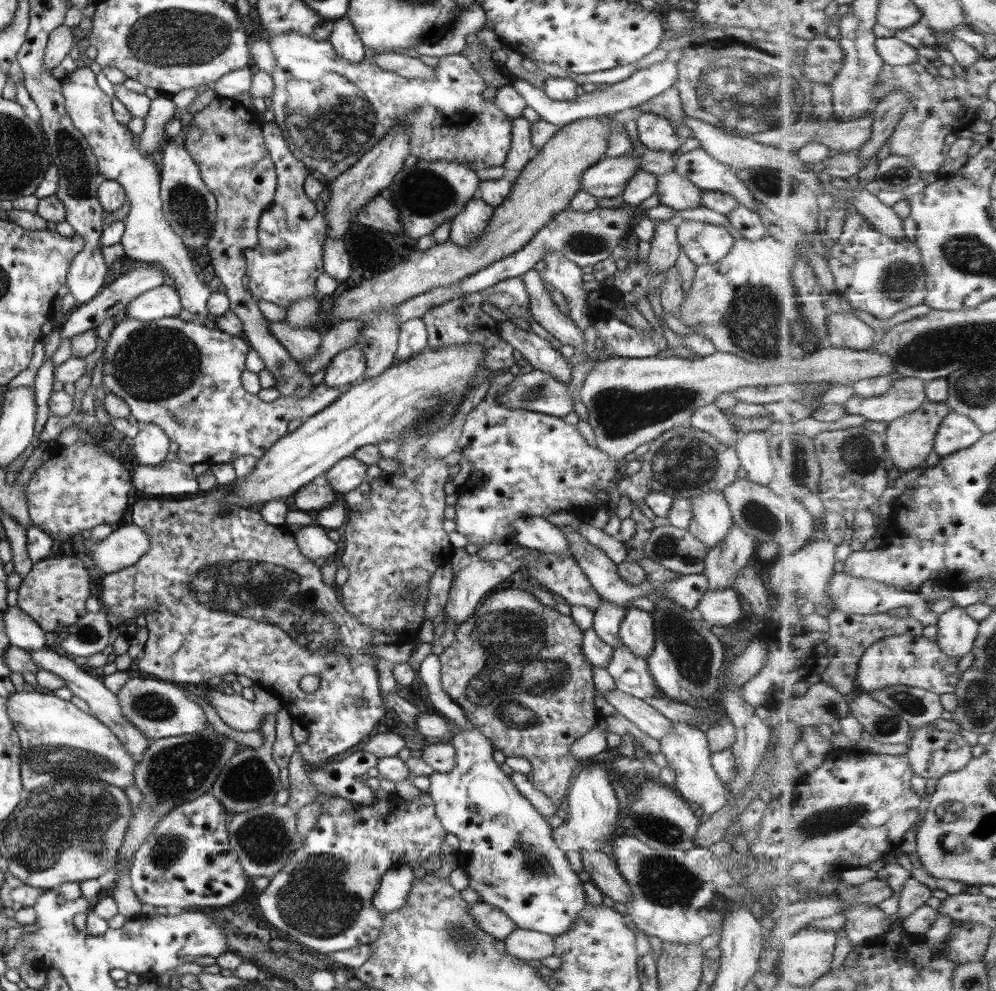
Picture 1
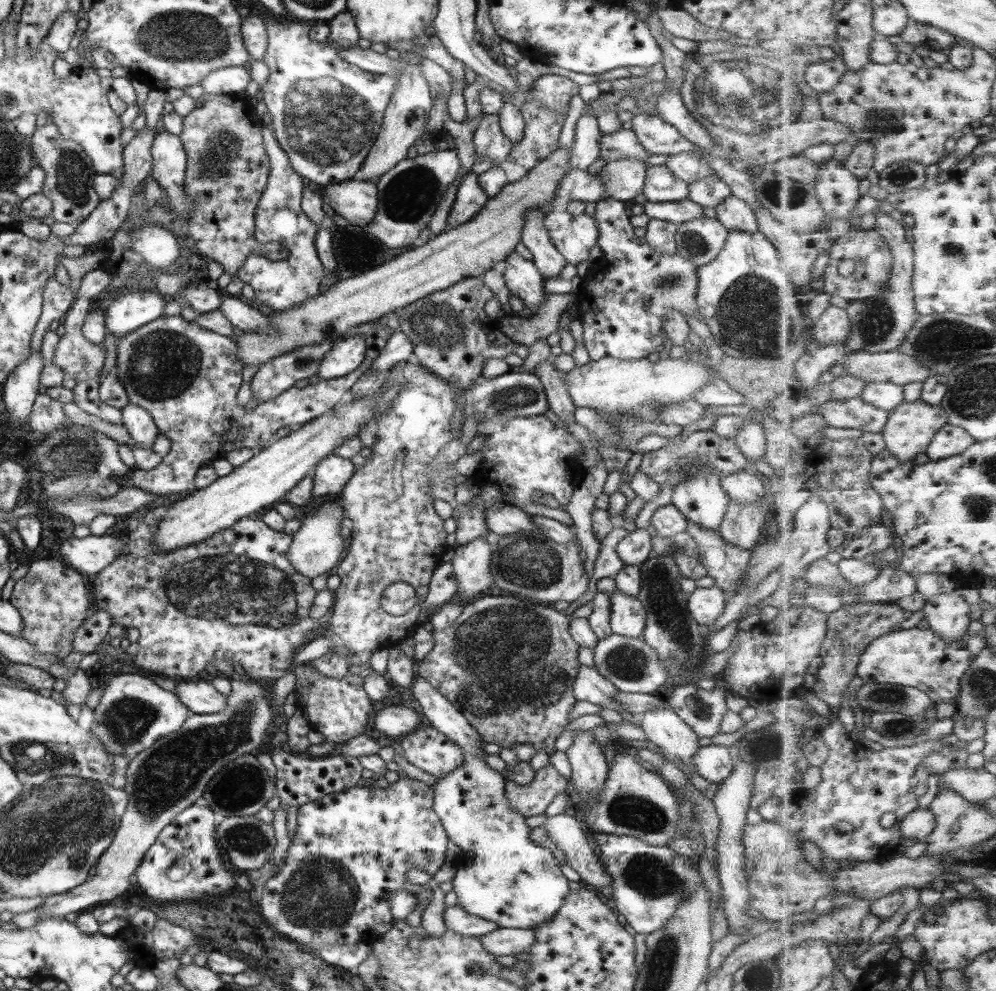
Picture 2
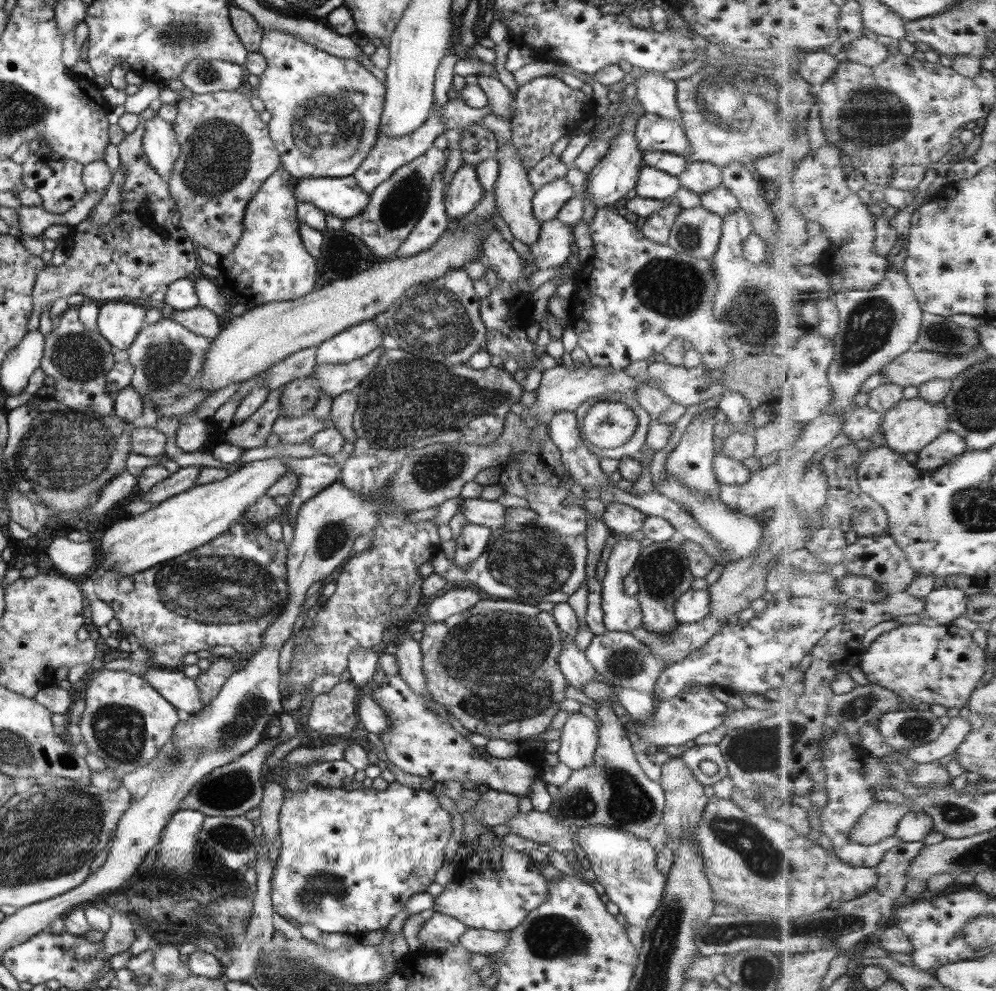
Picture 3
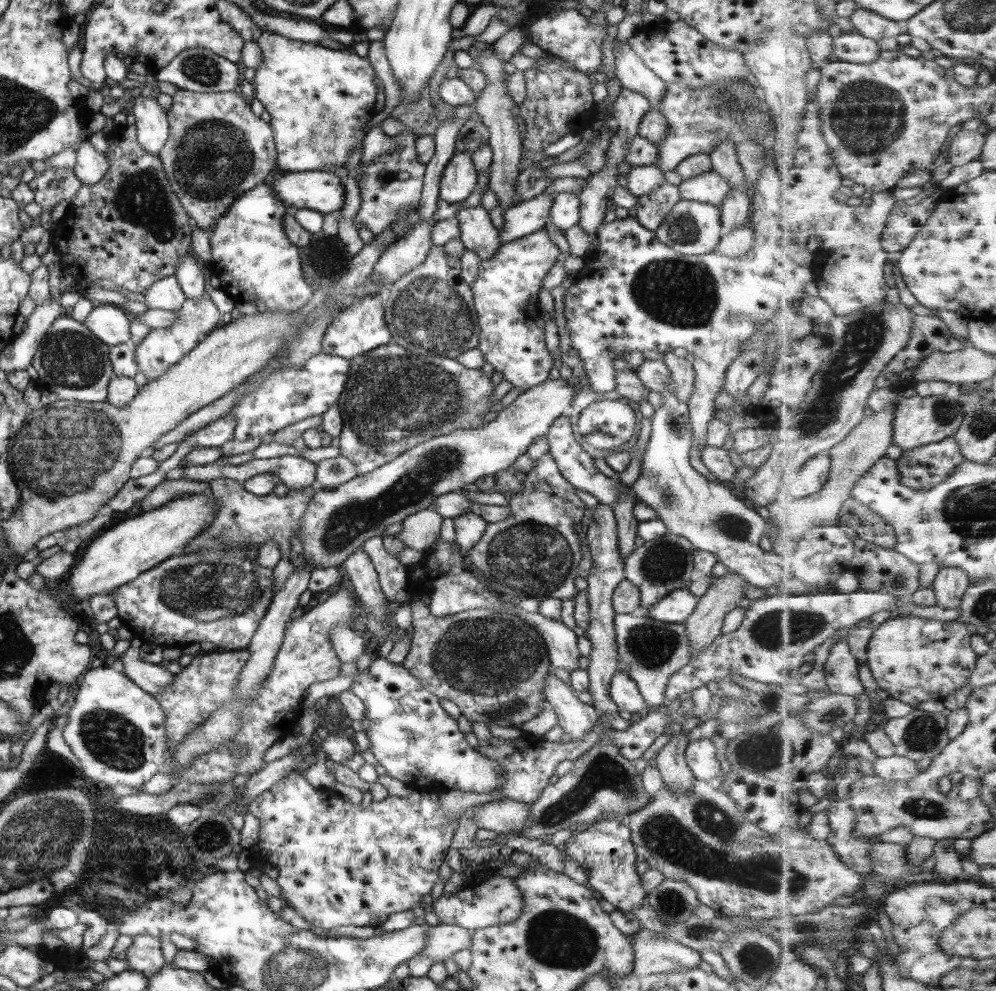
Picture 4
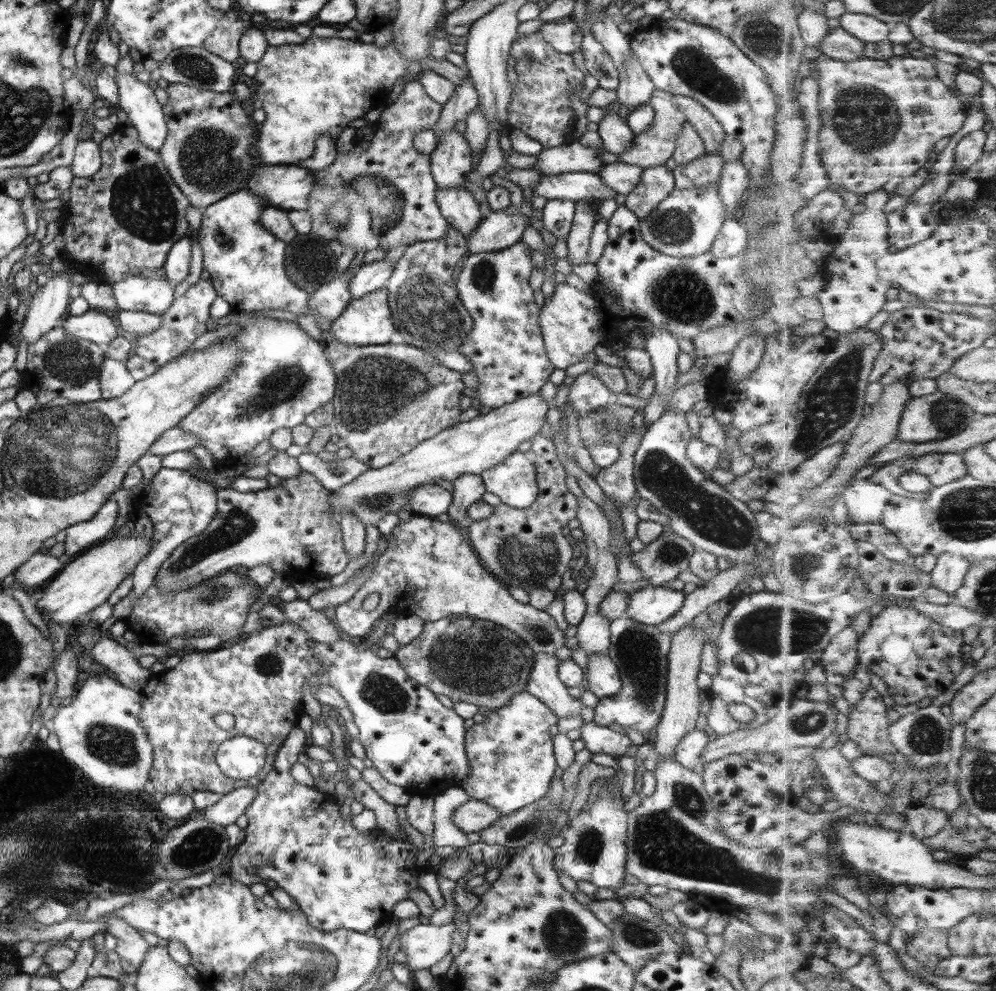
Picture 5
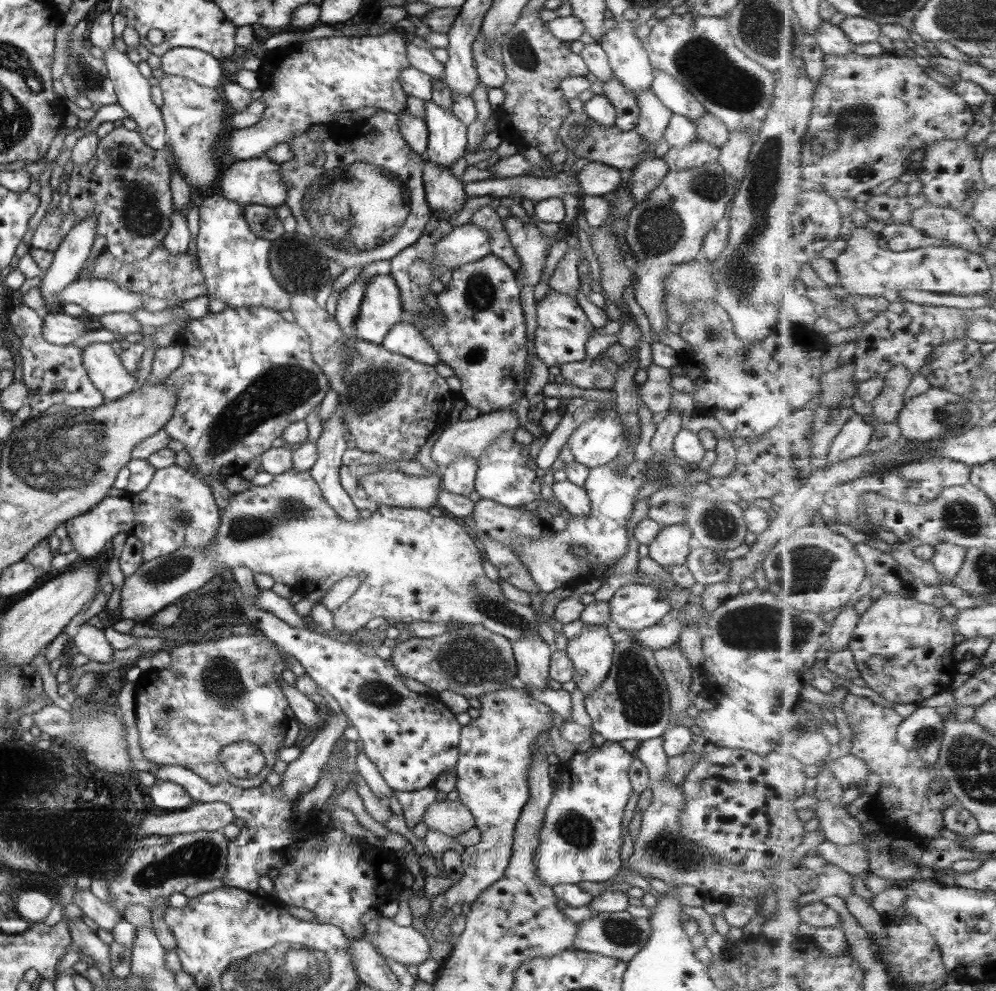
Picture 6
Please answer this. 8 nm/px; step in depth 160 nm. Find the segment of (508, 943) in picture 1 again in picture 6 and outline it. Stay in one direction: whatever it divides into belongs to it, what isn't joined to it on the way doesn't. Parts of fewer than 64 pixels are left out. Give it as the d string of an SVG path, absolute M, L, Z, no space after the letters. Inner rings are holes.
M389 917L377 919L377 932L372 938L374 949L385 959L403 965L419 965L429 958L427 941L413 927L398 926Z

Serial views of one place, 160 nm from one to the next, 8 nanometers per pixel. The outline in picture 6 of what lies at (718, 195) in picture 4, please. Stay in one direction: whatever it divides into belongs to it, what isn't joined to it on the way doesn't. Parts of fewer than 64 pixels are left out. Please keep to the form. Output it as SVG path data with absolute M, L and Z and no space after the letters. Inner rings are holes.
M695 138L682 147L668 148L660 159L668 170L678 171L707 165L708 162L715 161L718 154L718 148L711 143Z

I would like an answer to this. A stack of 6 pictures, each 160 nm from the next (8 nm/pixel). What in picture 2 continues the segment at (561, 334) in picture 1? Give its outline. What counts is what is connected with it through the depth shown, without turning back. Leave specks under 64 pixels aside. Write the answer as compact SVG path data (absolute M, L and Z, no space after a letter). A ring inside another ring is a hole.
M513 250L505 256L498 269L503 276L505 289L523 303L523 306L531 312L531 317L535 316L537 308L545 300L543 278L535 266Z

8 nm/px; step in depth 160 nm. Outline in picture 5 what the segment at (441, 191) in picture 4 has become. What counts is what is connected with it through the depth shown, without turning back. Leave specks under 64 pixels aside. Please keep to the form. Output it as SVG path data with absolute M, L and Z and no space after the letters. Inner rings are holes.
M449 129L428 155L430 173L437 189L463 187L463 176L471 170L471 150L465 137Z

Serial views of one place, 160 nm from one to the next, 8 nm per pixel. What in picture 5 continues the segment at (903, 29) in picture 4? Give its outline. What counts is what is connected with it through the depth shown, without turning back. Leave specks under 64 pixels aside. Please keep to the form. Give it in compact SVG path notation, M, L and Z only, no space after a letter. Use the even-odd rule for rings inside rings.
M846 12L839 20L841 28L865 43L877 43L887 40L893 26L870 14Z

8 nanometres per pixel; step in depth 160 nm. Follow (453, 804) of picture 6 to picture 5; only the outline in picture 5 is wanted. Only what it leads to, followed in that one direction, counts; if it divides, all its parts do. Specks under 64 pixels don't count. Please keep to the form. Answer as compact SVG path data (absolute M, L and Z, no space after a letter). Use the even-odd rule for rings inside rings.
M472 799L463 802L459 808L455 808L455 814L451 814L451 821L465 836L469 833L479 833L479 830L487 828L499 818L501 815L489 807L489 804Z

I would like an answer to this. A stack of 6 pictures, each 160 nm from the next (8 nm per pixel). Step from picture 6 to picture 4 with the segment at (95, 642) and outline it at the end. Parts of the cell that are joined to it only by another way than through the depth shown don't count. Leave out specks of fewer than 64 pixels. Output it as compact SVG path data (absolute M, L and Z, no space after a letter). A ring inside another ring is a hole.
M133 637L128 648L118 654L118 658L121 662L122 673L143 692L153 696L164 686L169 686L174 675L160 665L139 659L139 646L141 644L142 642L138 638Z

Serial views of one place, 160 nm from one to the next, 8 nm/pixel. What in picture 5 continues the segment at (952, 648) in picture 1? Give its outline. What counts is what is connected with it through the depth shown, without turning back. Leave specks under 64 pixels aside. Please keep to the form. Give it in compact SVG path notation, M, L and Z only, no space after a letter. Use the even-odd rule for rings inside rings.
M943 554L941 558L938 558L938 564L931 572L934 586L955 596L964 583L970 566L971 564L961 556Z

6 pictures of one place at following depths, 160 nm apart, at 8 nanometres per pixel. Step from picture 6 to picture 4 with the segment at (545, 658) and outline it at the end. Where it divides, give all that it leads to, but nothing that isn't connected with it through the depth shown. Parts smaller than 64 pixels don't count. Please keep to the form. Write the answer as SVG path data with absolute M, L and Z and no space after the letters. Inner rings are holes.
M553 671L546 674L542 684L542 695L545 704L553 709L557 726L569 734L571 742L580 739L585 731L599 718L595 708L579 701L567 685L555 677Z

